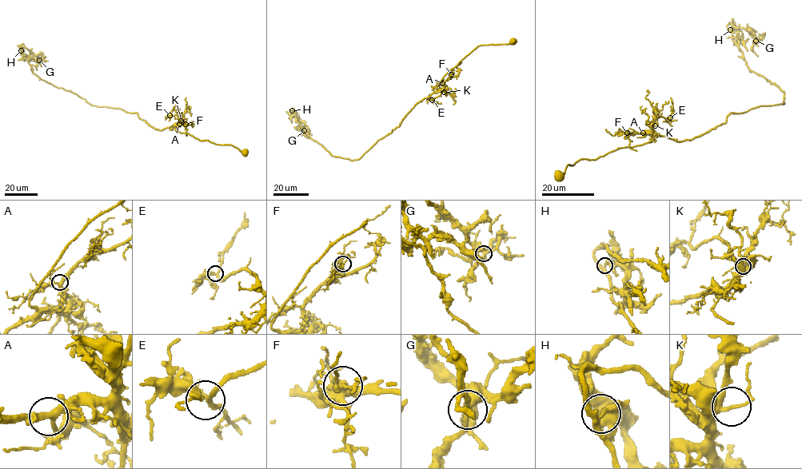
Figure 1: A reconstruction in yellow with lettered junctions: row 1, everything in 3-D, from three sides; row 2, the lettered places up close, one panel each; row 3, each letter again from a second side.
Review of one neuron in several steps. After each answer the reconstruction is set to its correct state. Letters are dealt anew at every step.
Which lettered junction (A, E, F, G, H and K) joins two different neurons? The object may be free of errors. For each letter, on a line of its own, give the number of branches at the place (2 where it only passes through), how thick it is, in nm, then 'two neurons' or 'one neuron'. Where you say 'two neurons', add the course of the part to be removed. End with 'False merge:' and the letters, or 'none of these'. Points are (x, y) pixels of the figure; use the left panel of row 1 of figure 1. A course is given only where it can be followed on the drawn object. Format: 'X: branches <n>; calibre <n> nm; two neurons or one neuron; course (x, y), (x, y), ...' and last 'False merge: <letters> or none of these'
A: branches 3; calibre 320 nm; one neuron
E: branches 3; calibre 240 nm; one neuron
F: branches 3; calibre 280 nm; one neuron
G: branches 3; calibre 240 nm; one neuron
H: branches 3; calibre 240 nm; two neurons; course (21, 50), (41, 66)
K: branches 4; calibre 240 nm; one neuron
False merge: H

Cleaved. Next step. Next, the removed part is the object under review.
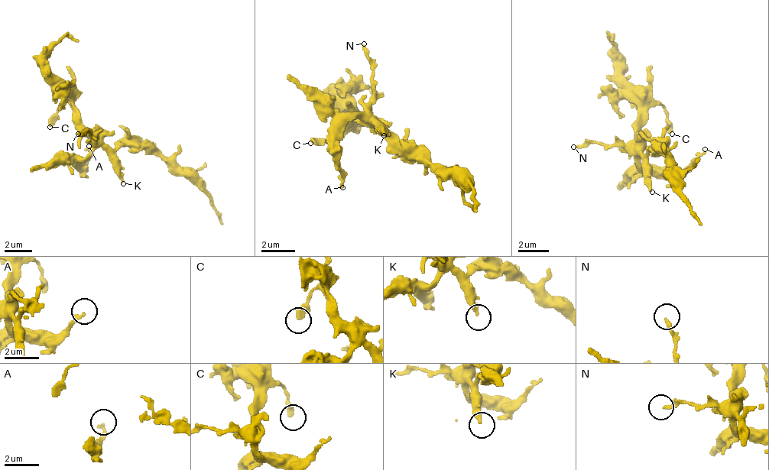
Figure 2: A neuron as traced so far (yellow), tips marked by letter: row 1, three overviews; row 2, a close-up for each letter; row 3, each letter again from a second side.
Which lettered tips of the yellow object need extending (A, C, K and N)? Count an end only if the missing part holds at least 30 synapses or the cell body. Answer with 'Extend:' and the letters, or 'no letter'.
Extend: K

